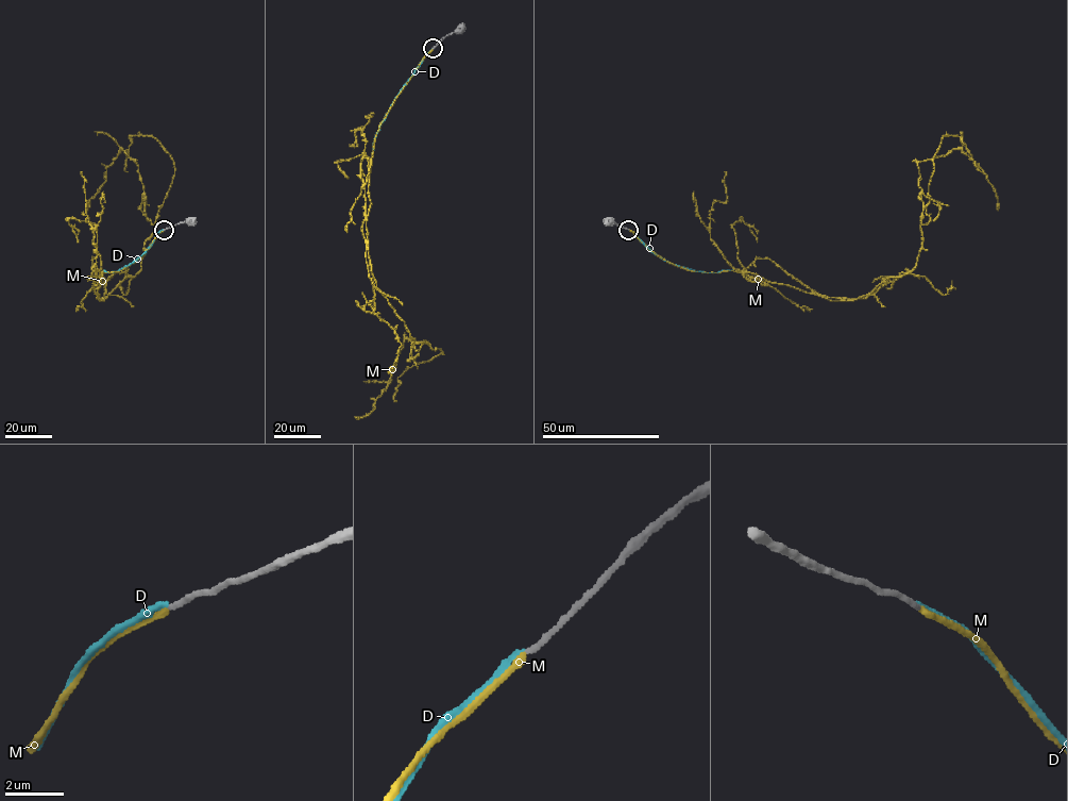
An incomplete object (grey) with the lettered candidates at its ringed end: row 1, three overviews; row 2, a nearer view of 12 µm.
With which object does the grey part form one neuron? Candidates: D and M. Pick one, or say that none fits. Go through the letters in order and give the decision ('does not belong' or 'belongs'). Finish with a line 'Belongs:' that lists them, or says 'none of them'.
D: does not belong
M: belongs
Belongs: M

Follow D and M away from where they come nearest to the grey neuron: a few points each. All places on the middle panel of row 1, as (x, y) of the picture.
D: (433, 48), (396, 97), (379, 126), (372, 152)
M: (433, 48), (378, 127), (366, 219), (376, 287), (423, 340), (416, 350), (405, 337), (386, 389), (355, 417)

